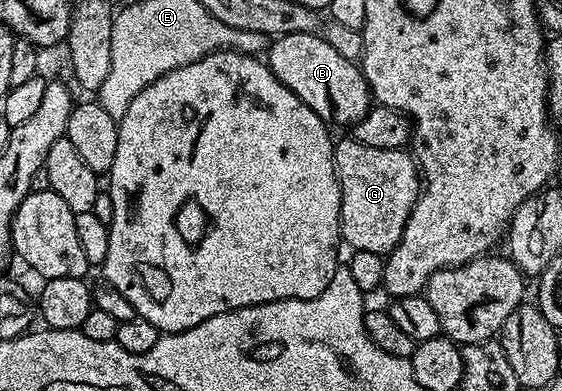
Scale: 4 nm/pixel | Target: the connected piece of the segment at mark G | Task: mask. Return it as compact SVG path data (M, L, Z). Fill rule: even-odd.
M344 138L344 140L336 139L335 146L335 173L339 179L339 189L341 190L341 214L339 215L339 234L344 245L348 244L348 249L360 252L361 250L373 250L380 254L391 253L401 242L401 234L403 227L407 225L407 220L411 217L413 206L419 200L421 195L421 169L410 151L394 148L393 150L377 150L373 146L361 146L361 142Z

